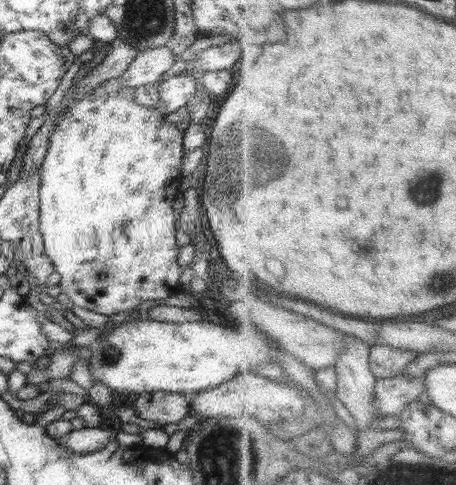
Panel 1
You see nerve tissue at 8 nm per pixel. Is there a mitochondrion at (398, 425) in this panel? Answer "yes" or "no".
no

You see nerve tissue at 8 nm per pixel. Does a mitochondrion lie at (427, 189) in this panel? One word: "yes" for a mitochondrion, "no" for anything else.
yes

